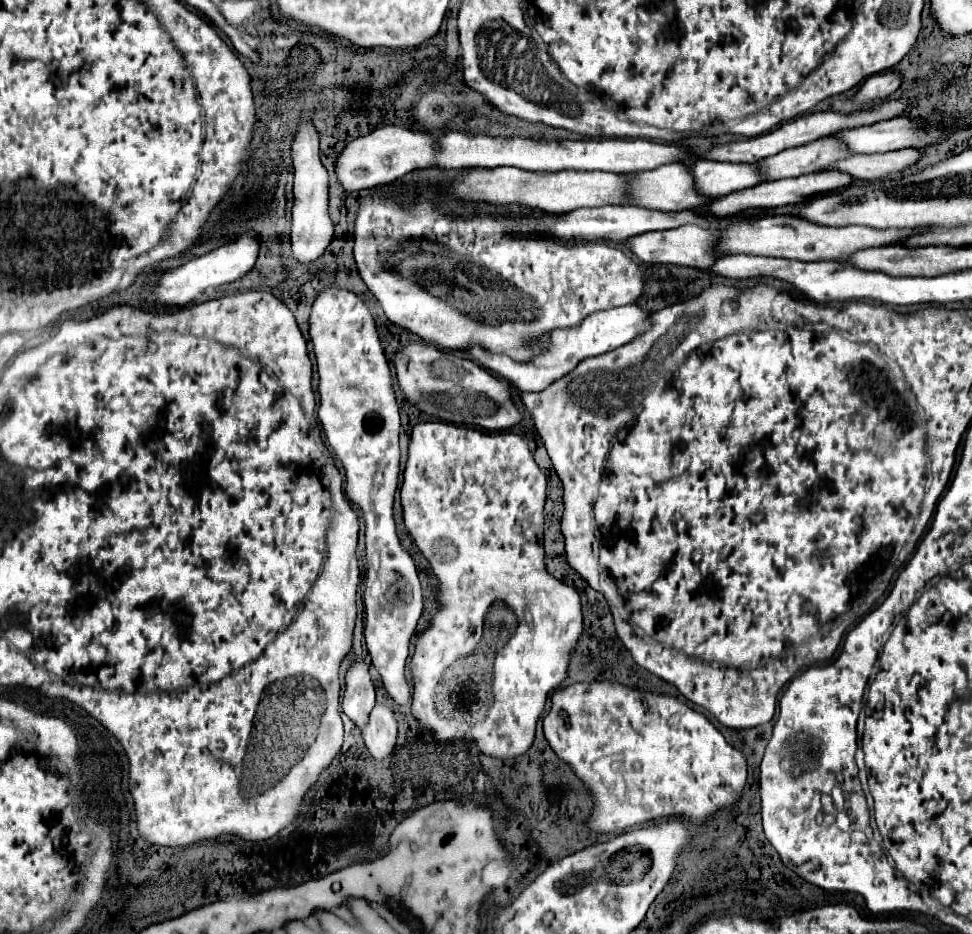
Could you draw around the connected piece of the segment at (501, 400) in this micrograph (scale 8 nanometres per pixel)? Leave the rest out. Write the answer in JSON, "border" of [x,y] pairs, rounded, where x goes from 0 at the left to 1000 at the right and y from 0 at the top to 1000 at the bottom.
{"border":[[[419,368],[404,381],[413,422],[435,443],[456,452],[491,456],[497,460],[520,460],[536,452],[536,443],[526,430],[524,411],[468,377],[454,377],[441,368]]]}

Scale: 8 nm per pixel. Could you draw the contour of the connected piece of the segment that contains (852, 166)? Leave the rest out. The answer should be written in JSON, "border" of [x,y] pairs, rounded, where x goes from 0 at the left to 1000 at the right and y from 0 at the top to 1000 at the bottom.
{"border":[[[941,158],[923,161],[923,163],[910,163],[910,165],[878,165],[867,171],[861,171],[859,176],[847,180],[847,182],[861,182],[867,186],[873,186],[880,193],[904,193],[915,186],[923,186],[935,176],[945,171],[945,163]]]}

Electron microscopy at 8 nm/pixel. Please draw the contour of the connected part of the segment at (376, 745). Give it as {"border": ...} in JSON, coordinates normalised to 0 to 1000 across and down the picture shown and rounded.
{"border":[[[388,752],[380,762],[380,771],[373,777],[371,786],[384,812],[394,814],[396,809],[400,809],[406,801],[406,790],[408,790],[408,771],[404,760]]]}

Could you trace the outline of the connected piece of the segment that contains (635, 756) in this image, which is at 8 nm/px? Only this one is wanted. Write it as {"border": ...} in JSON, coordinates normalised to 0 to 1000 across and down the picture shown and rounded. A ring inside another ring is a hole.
{"border":[[[629,730],[587,732],[567,743],[567,760],[559,769],[559,784],[573,809],[587,818],[592,829],[610,848],[612,867],[606,887],[612,891],[635,891],[680,874],[707,874],[721,882],[736,867],[752,863],[769,837],[764,807],[750,799],[723,764],[690,745],[649,739]],[[616,812],[627,814],[627,818],[618,818],[618,827],[612,824]]]}

